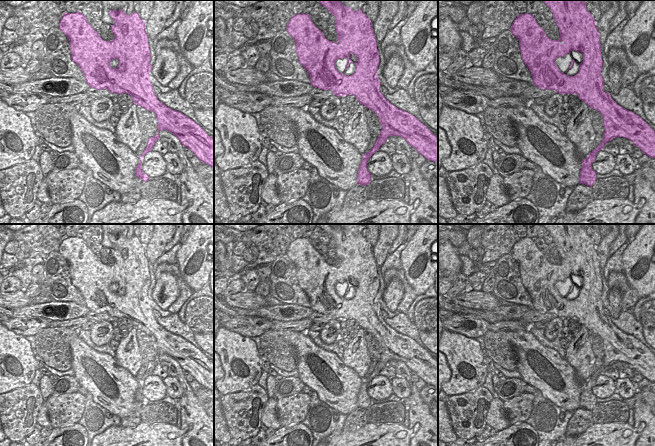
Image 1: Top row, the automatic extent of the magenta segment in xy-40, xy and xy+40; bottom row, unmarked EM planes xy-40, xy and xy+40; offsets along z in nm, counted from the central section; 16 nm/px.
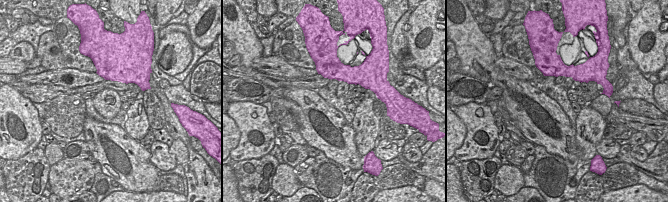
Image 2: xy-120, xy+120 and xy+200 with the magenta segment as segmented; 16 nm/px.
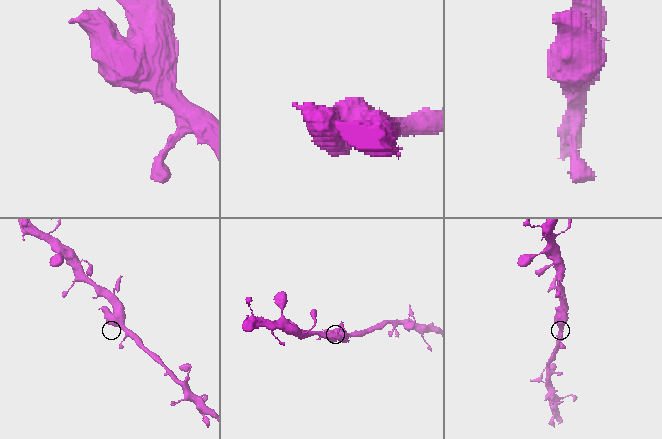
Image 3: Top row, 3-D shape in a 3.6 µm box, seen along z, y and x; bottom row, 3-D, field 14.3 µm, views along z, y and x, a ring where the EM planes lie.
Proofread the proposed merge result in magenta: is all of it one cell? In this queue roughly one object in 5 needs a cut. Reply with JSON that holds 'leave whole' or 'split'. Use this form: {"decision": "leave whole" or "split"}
{"decision": "leave whole"}

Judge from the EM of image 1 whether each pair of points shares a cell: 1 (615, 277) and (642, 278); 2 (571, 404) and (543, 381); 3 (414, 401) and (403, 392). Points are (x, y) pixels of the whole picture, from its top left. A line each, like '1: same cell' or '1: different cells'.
1: different cells
2: same cell
3: different cells

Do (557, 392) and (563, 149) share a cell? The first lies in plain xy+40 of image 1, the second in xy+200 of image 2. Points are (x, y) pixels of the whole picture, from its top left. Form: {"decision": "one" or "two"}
{"decision": "one"}

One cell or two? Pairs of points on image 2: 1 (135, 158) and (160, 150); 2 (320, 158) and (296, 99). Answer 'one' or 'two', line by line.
1: two
2: two

